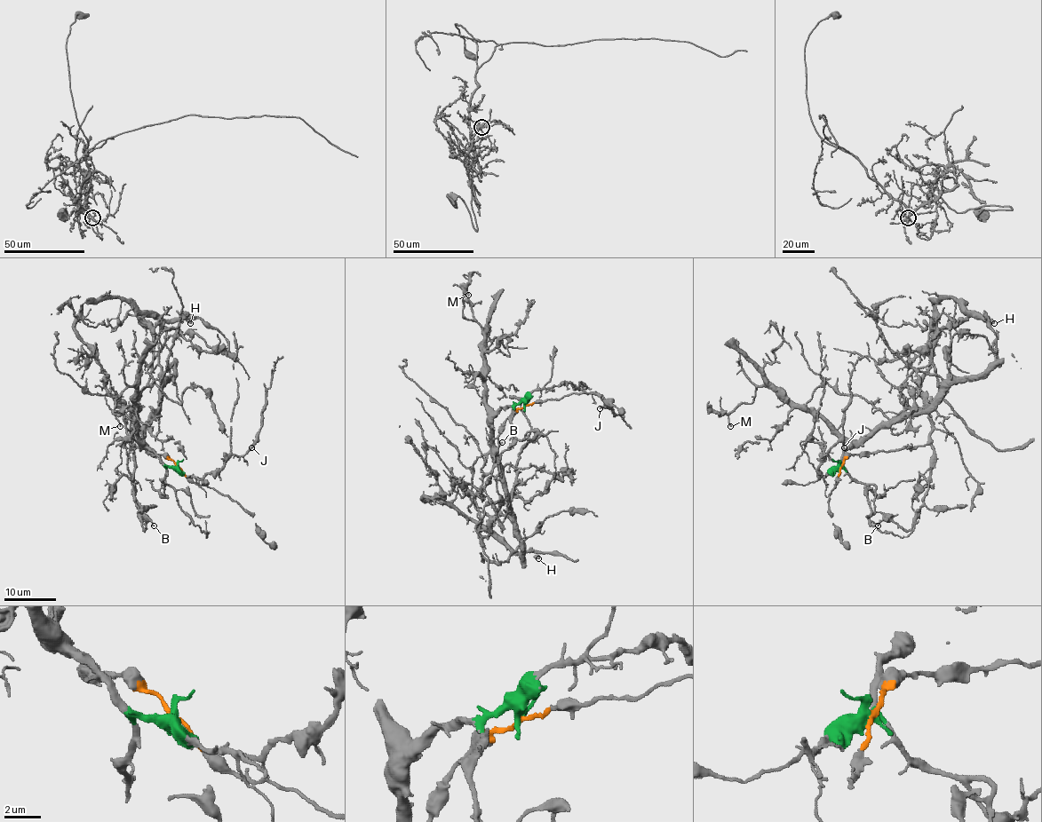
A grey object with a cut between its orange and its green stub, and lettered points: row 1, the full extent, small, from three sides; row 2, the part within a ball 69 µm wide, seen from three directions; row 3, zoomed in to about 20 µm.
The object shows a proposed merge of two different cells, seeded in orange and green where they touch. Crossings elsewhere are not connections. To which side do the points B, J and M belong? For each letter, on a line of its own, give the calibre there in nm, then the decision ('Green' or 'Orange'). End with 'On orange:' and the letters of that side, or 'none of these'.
B: Thickness 120 nm. Orange
J: Thickness 90 nm. Green
M: Thickness 130 nm. Green
On orange: B

